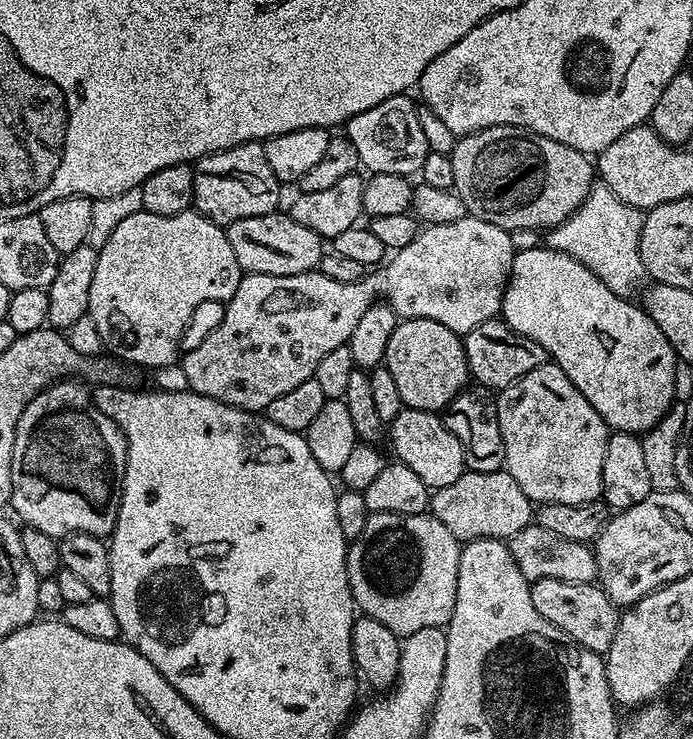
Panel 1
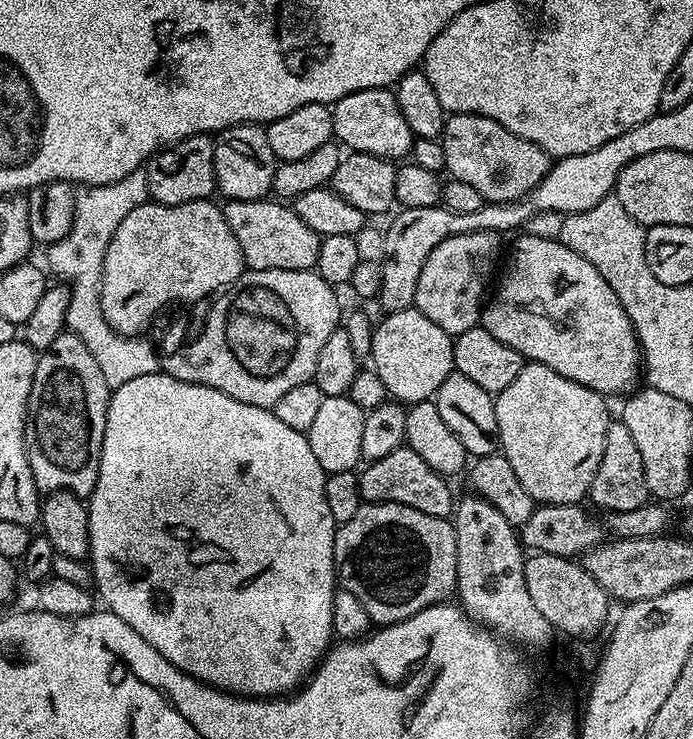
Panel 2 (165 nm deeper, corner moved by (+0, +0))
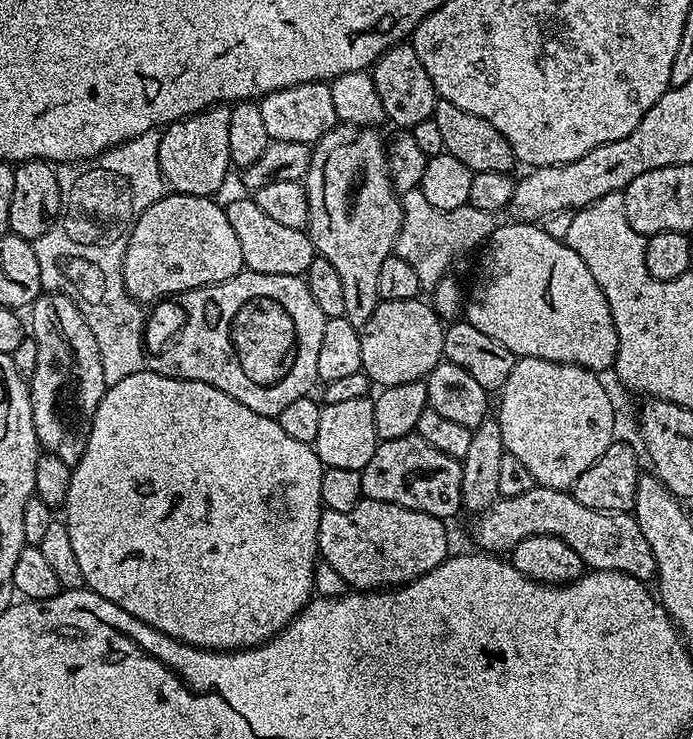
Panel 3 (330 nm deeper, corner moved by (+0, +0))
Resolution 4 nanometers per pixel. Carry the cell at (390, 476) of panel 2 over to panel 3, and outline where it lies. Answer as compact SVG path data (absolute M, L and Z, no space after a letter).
M403 436L379 441L374 458L360 471L364 496L378 502L390 502L431 516L449 518L462 508L462 470L460 461L434 450L426 438Z

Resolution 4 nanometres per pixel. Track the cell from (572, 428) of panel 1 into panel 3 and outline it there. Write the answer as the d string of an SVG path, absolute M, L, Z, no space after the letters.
M522 356L517 359L514 370L510 370L510 378L506 378L503 388L499 389L498 419L504 451L529 468L539 487L571 489L573 482L583 472L590 470L590 466L594 466L594 462L606 454L606 446L612 444L617 435L616 408L600 379L597 373L577 364L559 364L533 356Z

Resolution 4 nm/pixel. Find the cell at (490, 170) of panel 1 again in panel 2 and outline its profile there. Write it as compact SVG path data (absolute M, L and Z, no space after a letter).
M469 112L449 115L439 139L446 153L446 172L451 179L466 182L482 194L489 204L505 204L527 197L546 178L550 157L534 142L518 138L506 126L485 116L472 116Z

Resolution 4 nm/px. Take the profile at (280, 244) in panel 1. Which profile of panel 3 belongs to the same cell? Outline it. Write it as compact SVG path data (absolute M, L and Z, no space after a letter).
M255 199L232 200L226 204L224 213L226 218L230 218L230 226L238 238L238 246L242 246L242 258L247 271L303 277L312 259L318 255L305 229L281 226L275 218L269 218L258 207Z

